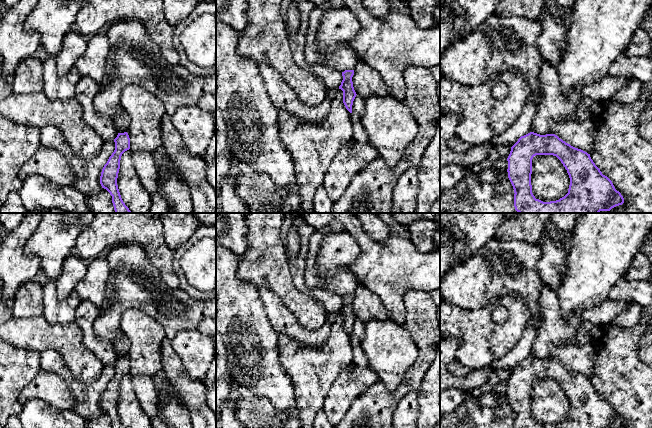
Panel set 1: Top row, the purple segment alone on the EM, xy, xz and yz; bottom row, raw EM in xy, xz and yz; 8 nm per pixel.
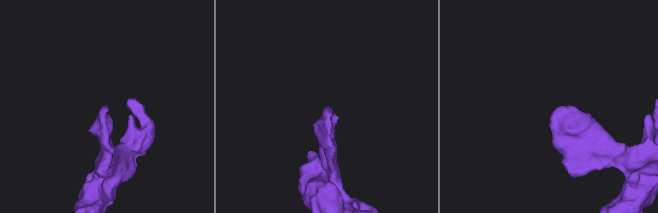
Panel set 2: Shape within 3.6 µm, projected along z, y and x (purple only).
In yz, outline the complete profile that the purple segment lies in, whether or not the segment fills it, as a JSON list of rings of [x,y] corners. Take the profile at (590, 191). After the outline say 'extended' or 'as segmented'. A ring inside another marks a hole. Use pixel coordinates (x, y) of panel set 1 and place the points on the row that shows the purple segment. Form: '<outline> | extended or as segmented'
[[[530,132],[521,136],[511,147],[508,161],[508,178],[514,189],[514,207],[518,213],[599,213],[610,211],[622,205],[624,198],[617,191],[612,181],[602,174],[587,152],[575,148],[555,134],[540,135]],[[536,155],[556,156],[570,178],[568,193],[556,201],[543,202],[532,193],[531,174],[532,159]]] | as segmented

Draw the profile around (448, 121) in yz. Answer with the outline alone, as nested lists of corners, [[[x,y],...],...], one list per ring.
[[[440,112],[440,169],[448,164],[456,164],[472,168],[474,164],[480,163],[486,159],[490,152],[496,147],[490,142],[485,142],[478,145],[473,145],[465,151],[454,151],[448,146],[448,141],[456,137],[456,128],[460,123],[460,117],[457,113],[442,113]]]

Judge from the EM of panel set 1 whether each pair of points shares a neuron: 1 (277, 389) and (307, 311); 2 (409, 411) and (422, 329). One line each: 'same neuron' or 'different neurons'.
1: different neurons
2: different neurons

